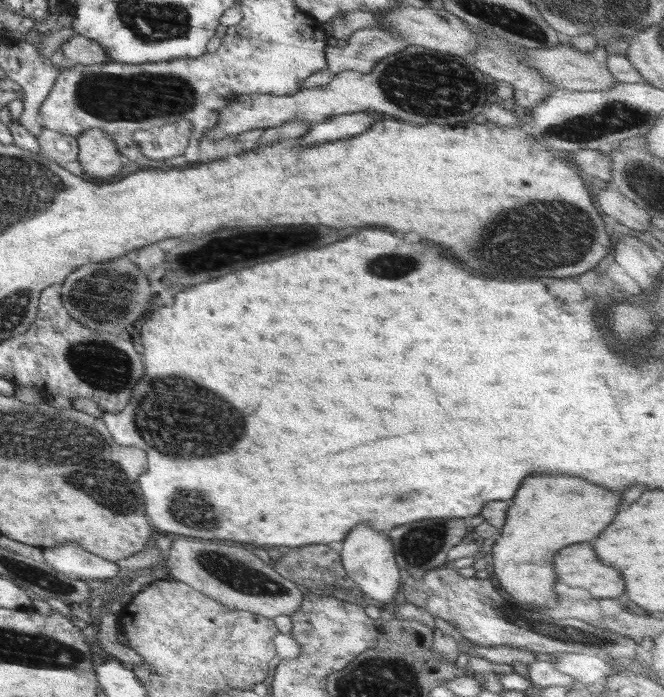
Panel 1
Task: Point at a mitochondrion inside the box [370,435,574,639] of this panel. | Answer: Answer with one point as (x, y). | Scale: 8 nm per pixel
(418, 546)

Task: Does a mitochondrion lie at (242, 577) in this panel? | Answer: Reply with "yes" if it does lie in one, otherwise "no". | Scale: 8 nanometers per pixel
yes

